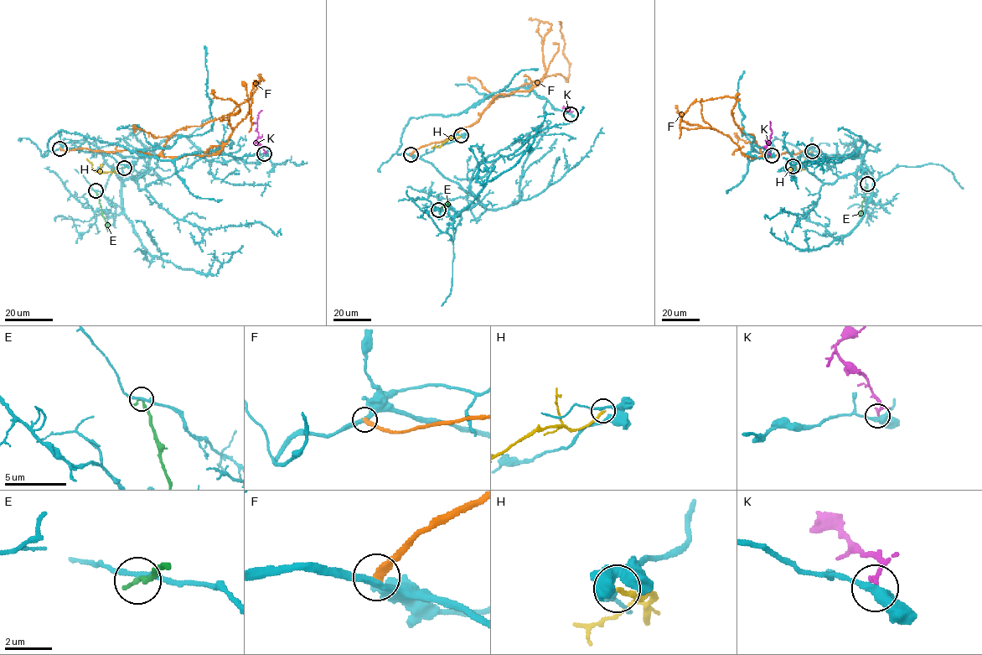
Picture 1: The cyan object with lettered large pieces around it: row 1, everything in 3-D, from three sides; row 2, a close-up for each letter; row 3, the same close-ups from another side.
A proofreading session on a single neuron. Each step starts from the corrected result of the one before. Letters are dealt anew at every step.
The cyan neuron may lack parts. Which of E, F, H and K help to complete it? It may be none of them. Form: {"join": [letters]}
{"join": []}

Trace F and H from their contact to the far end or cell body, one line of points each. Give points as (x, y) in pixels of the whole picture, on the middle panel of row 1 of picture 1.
F: (410, 154), (472, 125), (495, 98), (548, 75), (568, 76), (569, 64), (563, 51), (558, 21)
H: (461, 135), (449, 138), (440, 147), (431, 147)

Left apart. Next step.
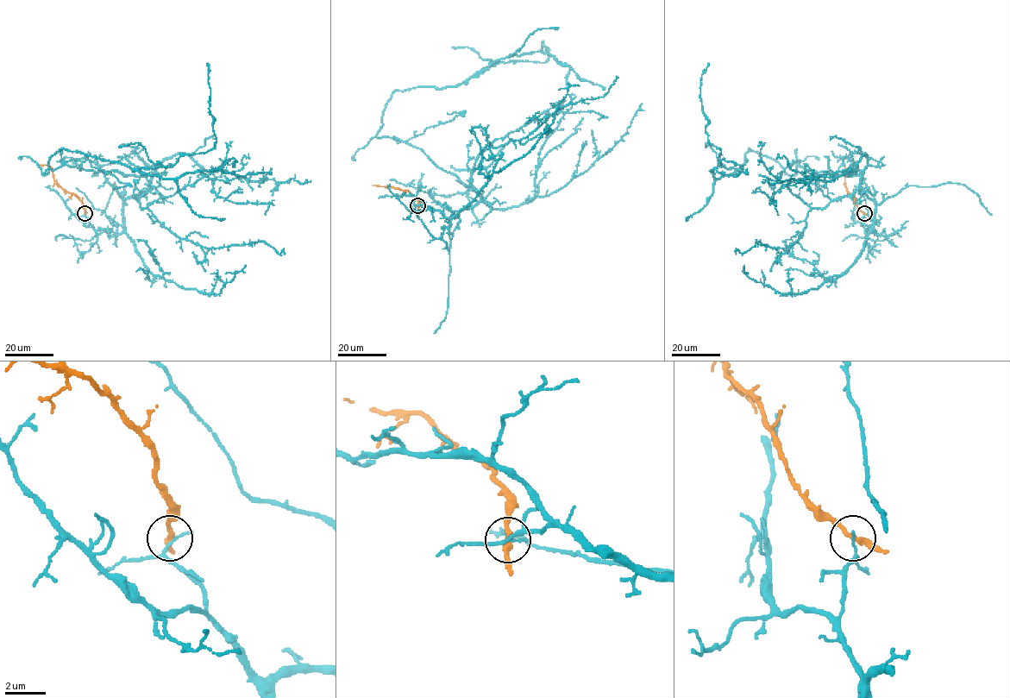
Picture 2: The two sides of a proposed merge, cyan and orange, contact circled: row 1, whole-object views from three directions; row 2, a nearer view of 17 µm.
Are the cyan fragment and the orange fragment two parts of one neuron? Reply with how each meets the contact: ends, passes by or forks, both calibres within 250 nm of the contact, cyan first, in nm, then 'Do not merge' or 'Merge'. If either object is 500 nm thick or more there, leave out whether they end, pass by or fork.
At the ring cyan passes by. At the ring orange passes by. Thickness 100 nm (cyan) against 240 nm. Do not merge

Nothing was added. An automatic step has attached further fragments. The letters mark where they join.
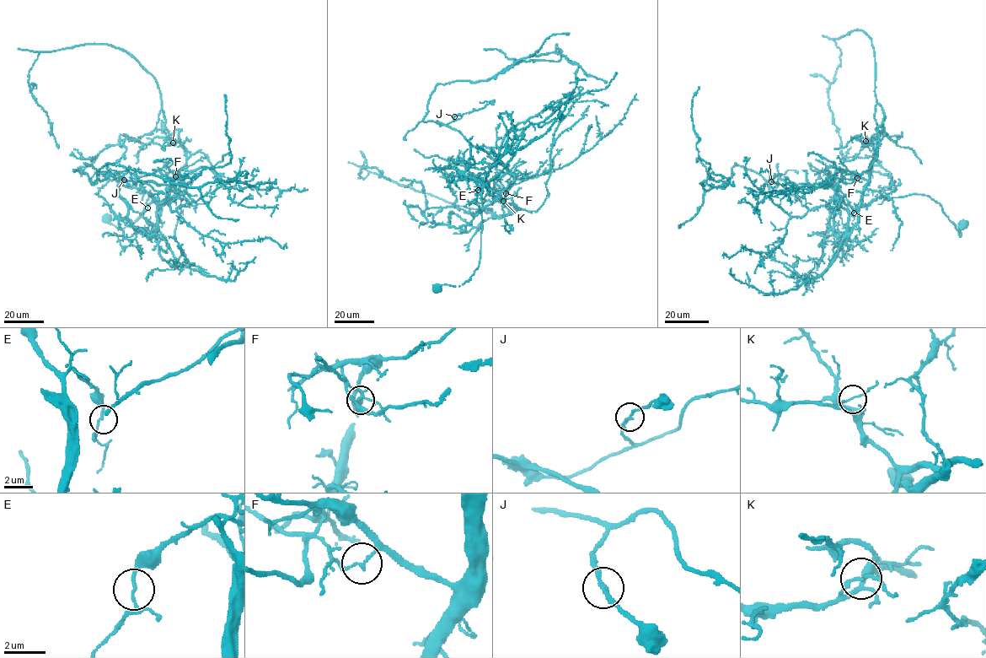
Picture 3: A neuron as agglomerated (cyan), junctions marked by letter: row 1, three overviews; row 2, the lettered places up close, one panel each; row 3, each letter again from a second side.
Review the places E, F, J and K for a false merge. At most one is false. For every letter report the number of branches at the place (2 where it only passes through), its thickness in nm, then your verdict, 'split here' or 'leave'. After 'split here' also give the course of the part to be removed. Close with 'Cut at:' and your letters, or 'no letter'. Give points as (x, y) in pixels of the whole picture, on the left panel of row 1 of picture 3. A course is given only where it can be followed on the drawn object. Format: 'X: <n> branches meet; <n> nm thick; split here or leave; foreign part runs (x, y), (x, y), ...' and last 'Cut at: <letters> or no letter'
E: 2 branches meet; 140 nm thick; leave
F: 2 branches meet; 120 nm thick; split here; foreign part runs (175, 176), (186, 153), (162, 127), (158, 83), (109, 45), (40, 51), (29, 72), (58, 148)
J: 2 branches meet; 190 nm thick; leave
K: 2 branches meet; 110 nm thick; leave
Cut at: F

